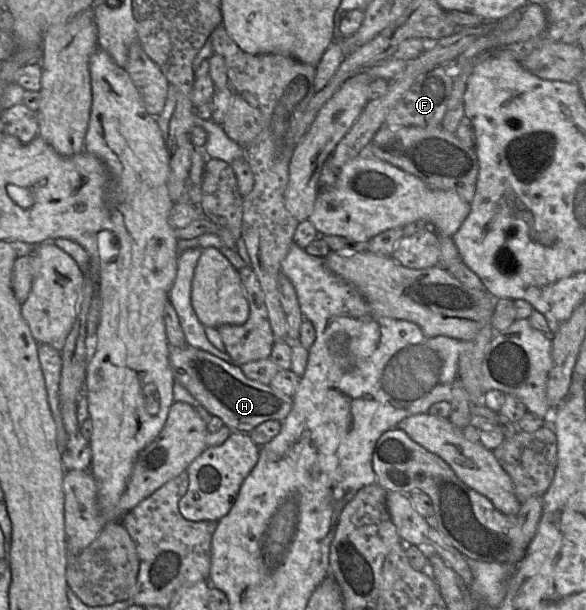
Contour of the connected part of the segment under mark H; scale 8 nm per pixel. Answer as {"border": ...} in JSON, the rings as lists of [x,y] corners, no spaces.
{"border":[[[190,345],[170,347],[169,361],[174,379],[183,385],[208,413],[219,417],[233,432],[249,434],[263,422],[282,422],[292,409],[293,397],[268,384],[249,379],[238,365],[227,363],[207,351]]]}

